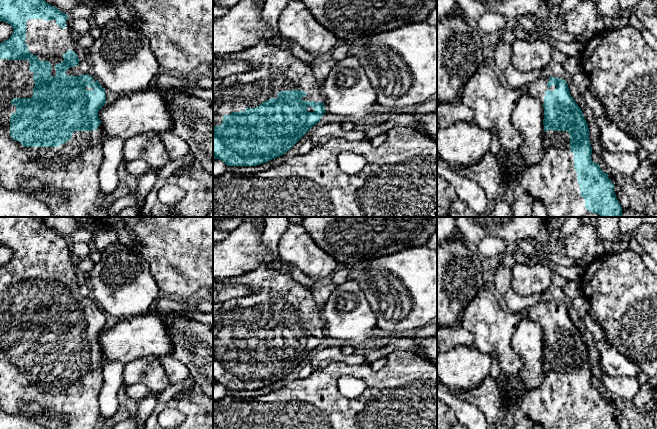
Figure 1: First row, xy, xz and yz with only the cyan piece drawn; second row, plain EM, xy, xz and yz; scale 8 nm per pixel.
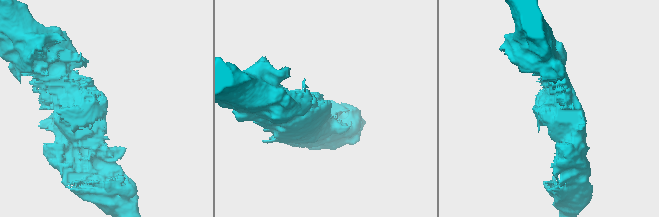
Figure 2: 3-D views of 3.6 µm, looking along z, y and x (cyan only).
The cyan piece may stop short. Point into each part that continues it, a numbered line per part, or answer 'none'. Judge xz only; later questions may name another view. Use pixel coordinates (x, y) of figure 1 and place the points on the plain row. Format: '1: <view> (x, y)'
1: xz (276, 293)

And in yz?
1: yz (553, 404)

